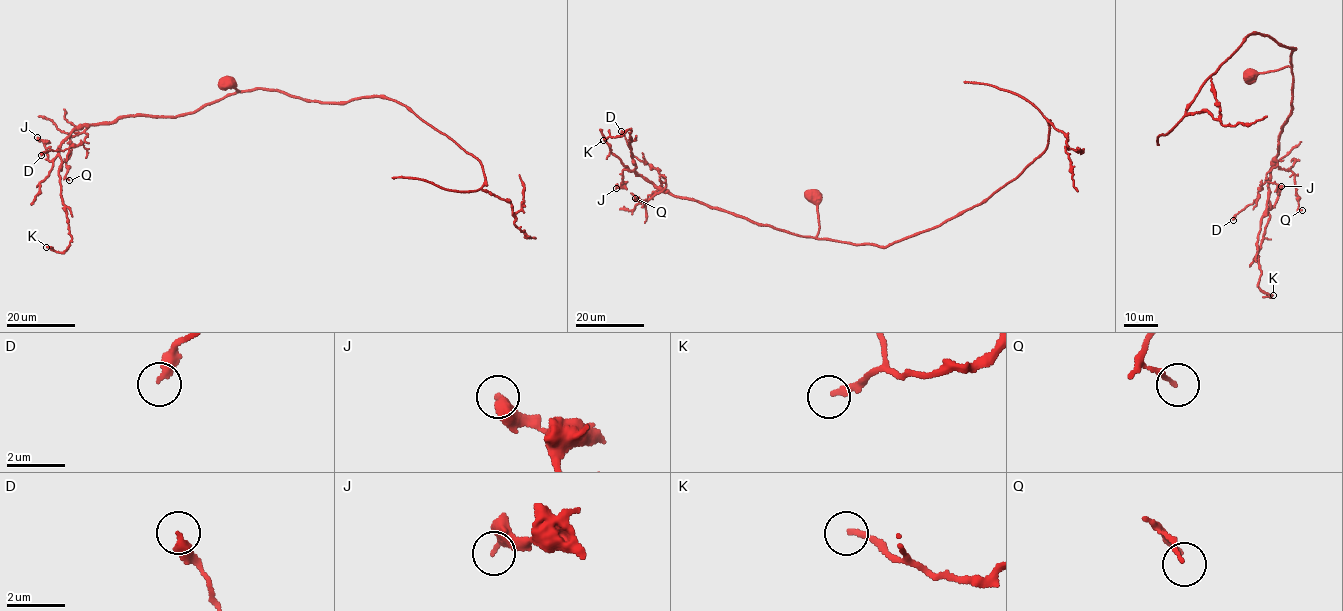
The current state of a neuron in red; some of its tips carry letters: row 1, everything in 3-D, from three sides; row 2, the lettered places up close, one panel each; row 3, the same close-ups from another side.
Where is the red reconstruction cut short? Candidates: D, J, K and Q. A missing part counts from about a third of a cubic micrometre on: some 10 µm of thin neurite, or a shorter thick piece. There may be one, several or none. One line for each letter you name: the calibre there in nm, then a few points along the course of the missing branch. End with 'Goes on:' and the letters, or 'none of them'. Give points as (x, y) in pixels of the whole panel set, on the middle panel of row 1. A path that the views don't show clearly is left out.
Goes on: none of them

